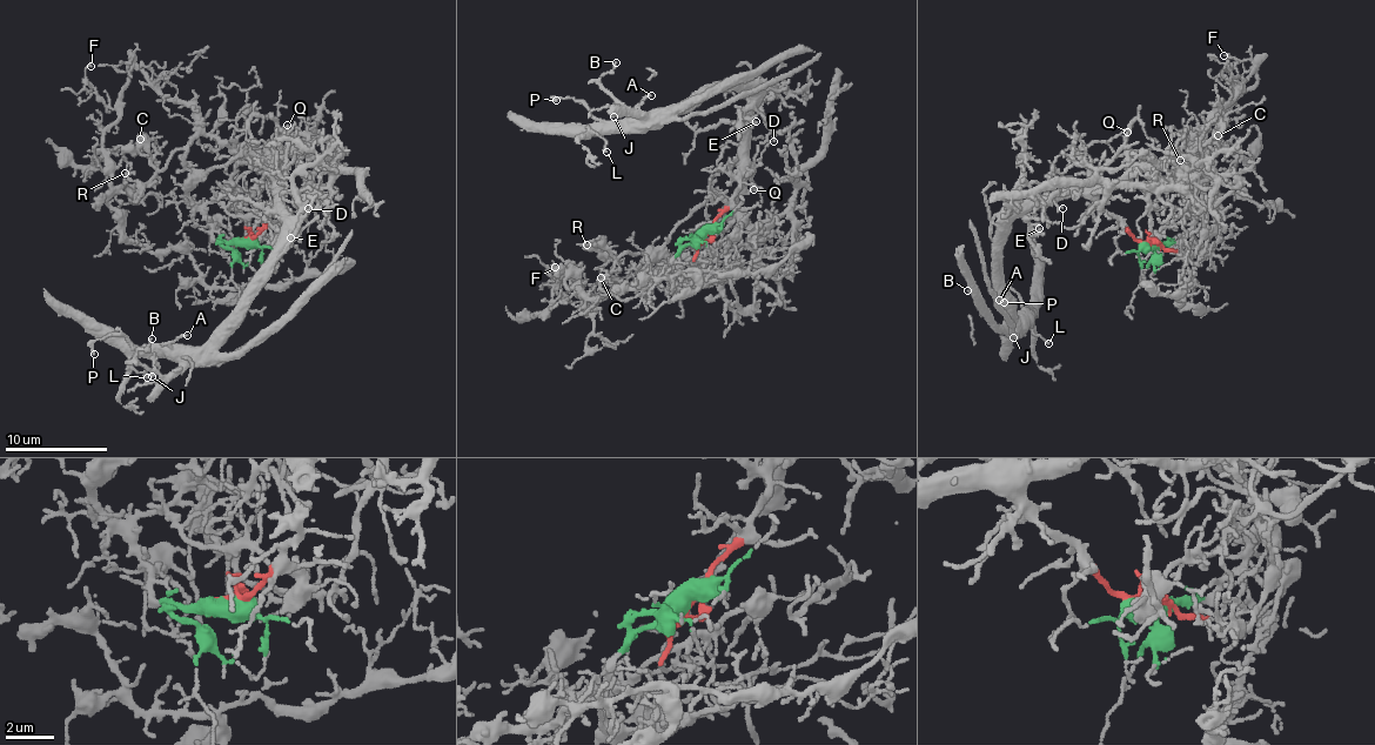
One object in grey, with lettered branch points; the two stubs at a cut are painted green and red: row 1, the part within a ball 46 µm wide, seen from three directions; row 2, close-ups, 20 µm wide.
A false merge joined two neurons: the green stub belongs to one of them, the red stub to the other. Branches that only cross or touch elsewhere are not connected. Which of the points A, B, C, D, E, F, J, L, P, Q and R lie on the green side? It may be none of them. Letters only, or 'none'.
C, F, R

